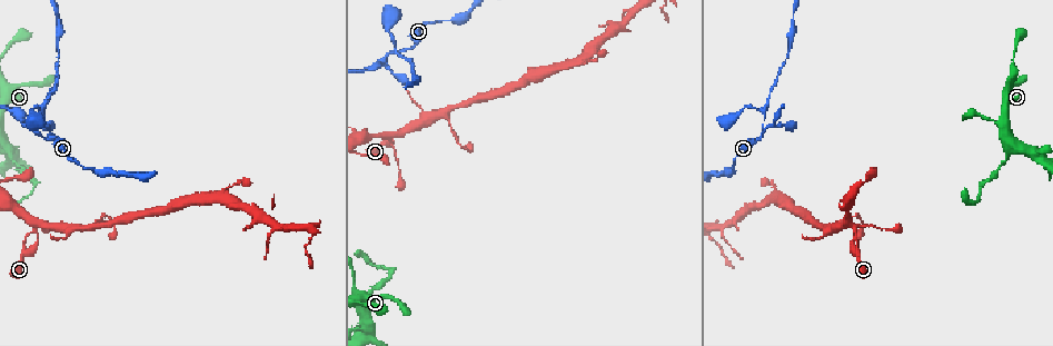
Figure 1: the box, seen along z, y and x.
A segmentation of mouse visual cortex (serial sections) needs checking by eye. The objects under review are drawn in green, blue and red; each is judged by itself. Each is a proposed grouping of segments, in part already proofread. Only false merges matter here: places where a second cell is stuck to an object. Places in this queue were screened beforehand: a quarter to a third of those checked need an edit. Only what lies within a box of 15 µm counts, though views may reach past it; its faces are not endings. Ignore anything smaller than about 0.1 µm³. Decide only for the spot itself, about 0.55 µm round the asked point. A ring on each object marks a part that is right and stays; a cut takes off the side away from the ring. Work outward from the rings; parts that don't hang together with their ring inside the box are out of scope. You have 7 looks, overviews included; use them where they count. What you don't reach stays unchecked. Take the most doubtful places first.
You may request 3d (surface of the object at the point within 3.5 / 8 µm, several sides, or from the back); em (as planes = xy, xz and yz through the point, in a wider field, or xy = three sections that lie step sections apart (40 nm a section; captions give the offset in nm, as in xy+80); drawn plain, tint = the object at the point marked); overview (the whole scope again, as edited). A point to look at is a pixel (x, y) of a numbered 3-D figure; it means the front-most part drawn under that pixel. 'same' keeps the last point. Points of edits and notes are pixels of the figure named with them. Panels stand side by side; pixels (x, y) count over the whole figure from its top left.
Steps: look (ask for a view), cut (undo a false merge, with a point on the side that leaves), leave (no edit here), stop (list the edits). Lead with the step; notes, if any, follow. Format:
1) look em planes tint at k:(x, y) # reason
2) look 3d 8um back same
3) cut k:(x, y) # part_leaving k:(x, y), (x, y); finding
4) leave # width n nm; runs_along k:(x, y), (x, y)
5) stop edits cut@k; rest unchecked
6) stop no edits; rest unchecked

look 3d 8um at 1:(34, 223)

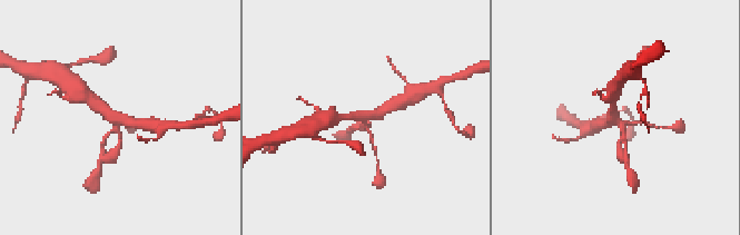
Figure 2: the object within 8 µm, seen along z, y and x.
look 3d 3.5um at 2:(118, 120)

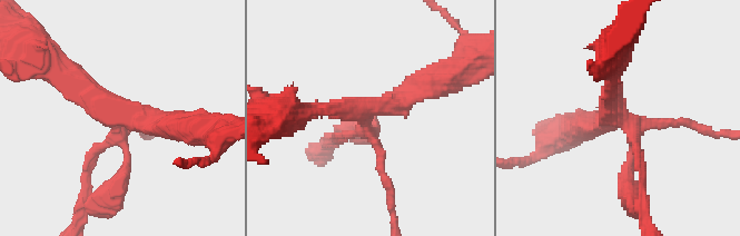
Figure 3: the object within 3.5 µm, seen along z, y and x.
look em planes tint at 3:(116, 119)

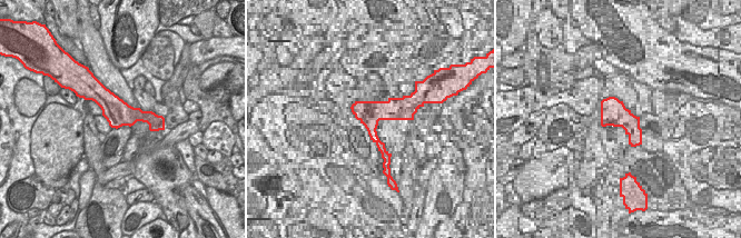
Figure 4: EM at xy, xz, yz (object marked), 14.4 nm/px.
leave # runs_along 3:(120, 178), (127, 151), (117, 117), (181, 127); continuous, no second cell

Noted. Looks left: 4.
look 3d 3.5um at 1:(47, 136) # narrows sharply

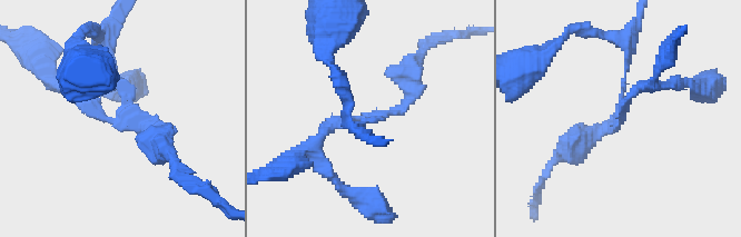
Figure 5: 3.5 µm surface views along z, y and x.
look em xy step 5 tint at 5:(614, 125) # arms 3; arm_widths 100, 150, 300 nm

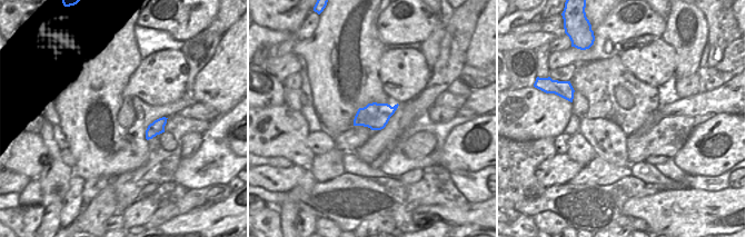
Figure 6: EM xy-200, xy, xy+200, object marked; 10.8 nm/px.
cut 5:(628, 60) # part_leaving 5:(620, 99), (629, 41), (591, 31); two cells meet here

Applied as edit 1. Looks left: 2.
stop edits cut@5; rest unchecked

